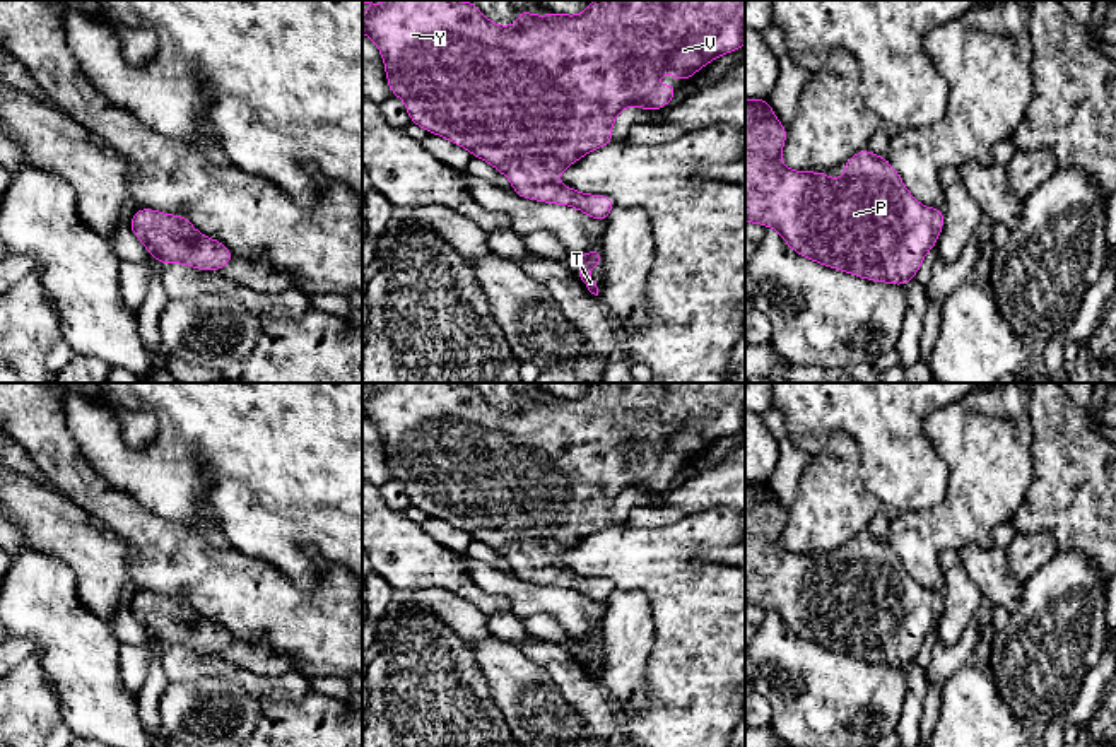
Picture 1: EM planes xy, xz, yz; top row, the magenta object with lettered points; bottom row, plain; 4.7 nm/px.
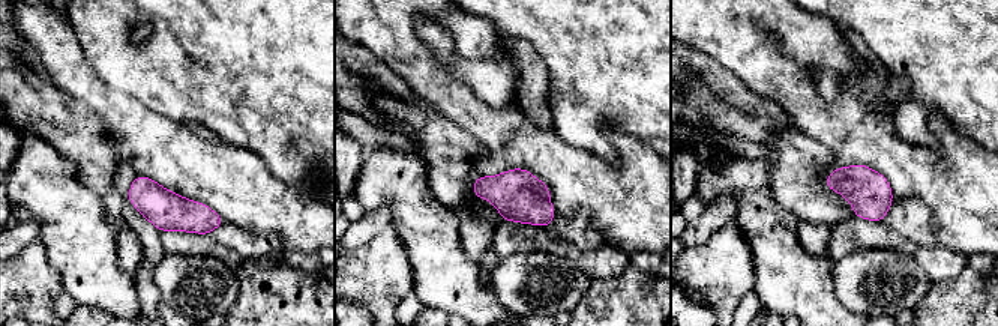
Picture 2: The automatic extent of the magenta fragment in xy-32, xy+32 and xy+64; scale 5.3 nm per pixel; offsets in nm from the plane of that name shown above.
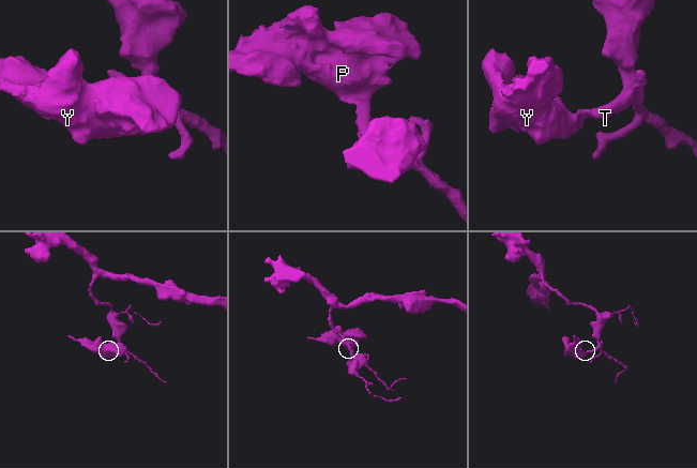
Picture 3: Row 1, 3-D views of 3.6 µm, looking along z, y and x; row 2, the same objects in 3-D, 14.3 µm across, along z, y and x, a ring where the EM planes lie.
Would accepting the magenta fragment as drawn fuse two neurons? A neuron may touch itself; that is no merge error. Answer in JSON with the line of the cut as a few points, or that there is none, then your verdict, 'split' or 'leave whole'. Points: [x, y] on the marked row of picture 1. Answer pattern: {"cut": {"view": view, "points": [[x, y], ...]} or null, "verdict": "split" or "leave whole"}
{"cut": null, "verdict": "leave whole"}

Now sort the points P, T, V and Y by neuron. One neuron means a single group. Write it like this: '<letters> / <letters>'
P T V Y

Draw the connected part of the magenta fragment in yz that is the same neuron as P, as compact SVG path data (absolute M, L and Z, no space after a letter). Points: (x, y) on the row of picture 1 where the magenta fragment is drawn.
M745 99L745 222L774 227L807 260L873 282L906 285L937 246L943 209L921 205L904 186L885 156L861 149L844 161L844 178L791 171L779 157L788 130L767 99Z

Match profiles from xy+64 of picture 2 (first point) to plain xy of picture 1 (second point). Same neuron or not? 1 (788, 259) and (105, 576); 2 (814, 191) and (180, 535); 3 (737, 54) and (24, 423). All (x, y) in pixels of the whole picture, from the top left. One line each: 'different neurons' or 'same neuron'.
1: different neurons
2: different neurons
3: same neuron

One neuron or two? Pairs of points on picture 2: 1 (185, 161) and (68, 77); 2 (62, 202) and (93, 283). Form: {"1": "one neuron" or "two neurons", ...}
{"1": "one neuron", "2": "one neuron"}

